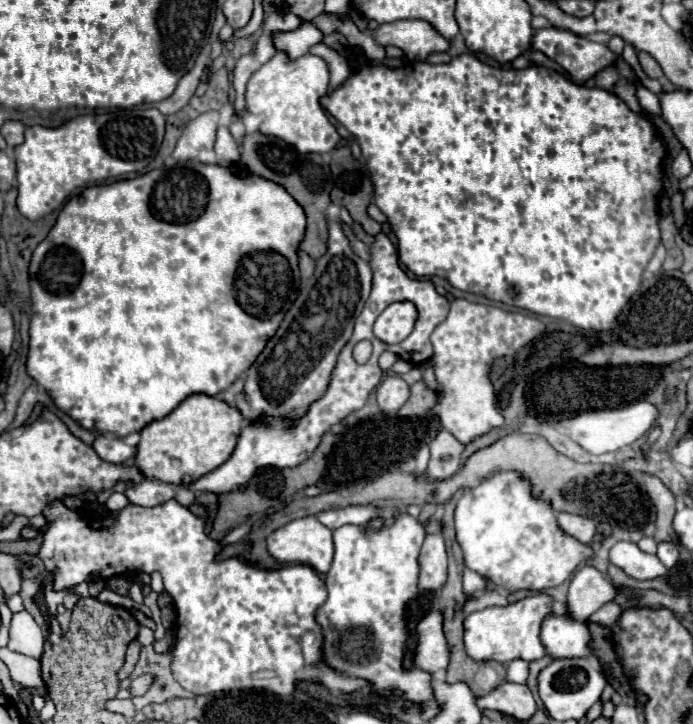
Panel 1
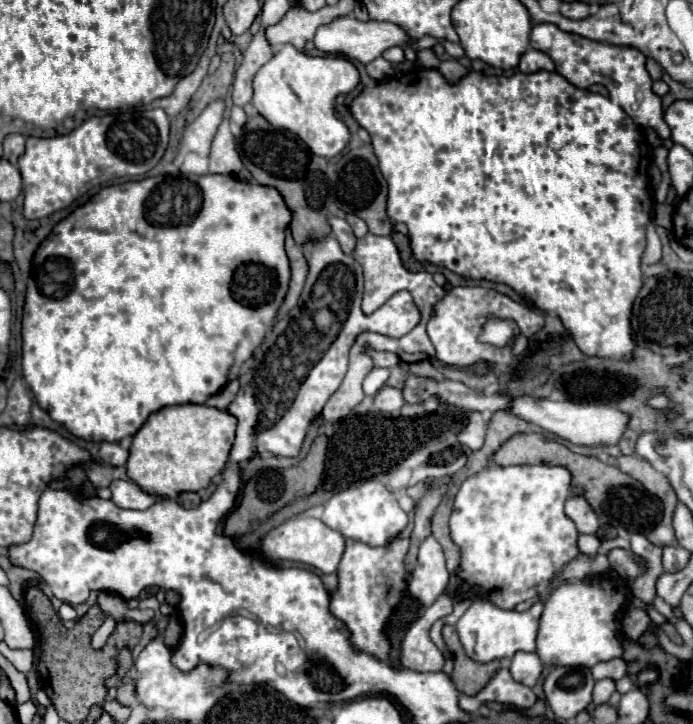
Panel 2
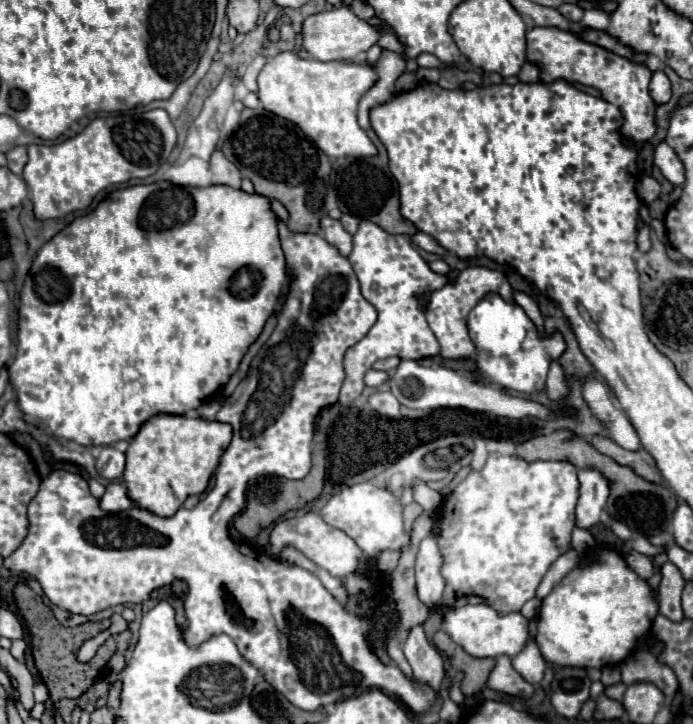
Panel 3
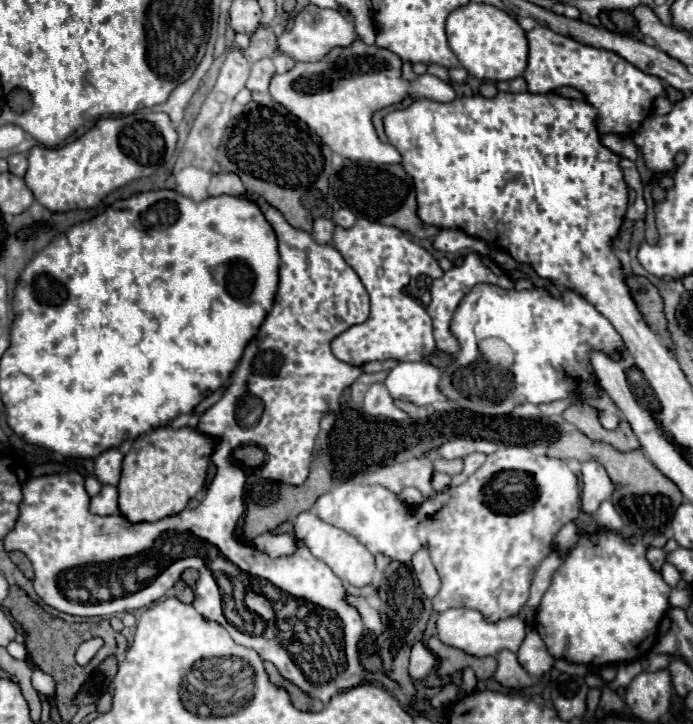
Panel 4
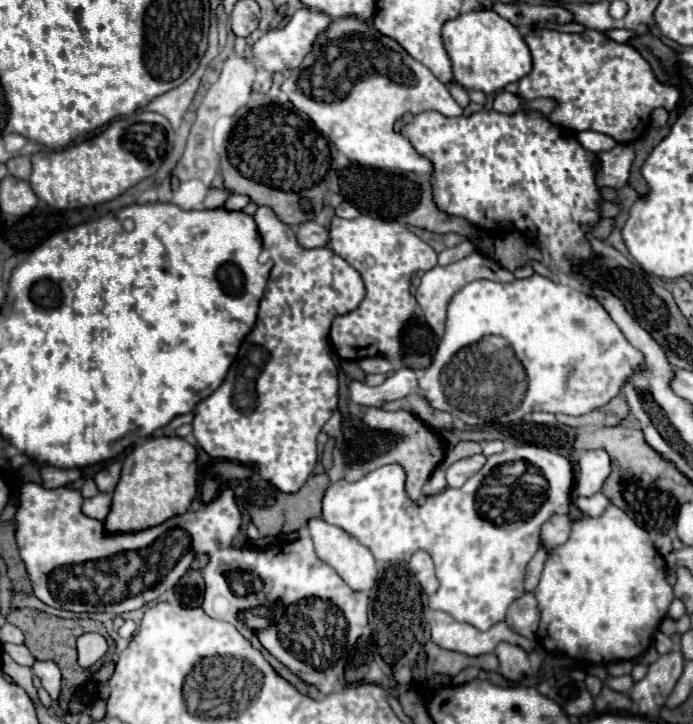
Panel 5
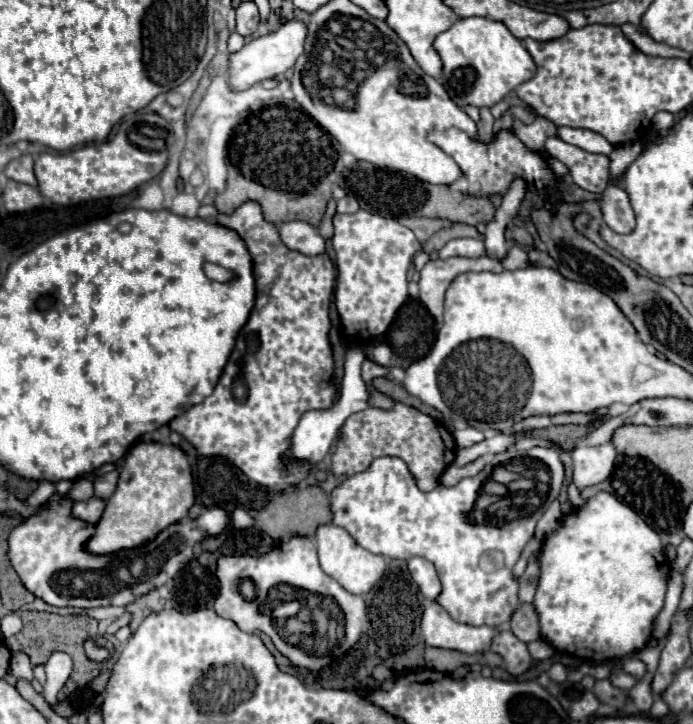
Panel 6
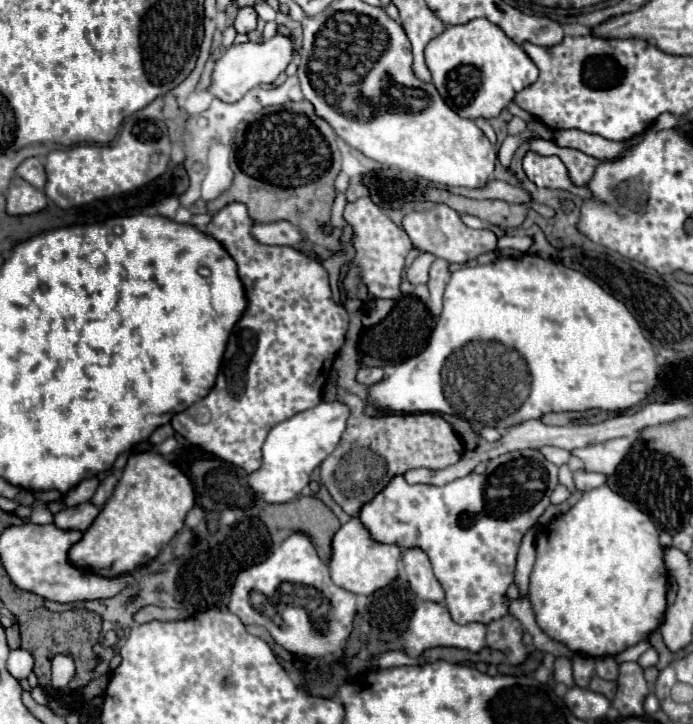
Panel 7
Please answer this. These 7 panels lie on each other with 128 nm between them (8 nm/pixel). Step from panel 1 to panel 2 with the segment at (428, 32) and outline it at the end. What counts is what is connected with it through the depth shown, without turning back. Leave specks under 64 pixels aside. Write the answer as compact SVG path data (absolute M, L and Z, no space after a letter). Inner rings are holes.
M338 18L328 26L320 26L316 36L314 36L314 44L318 50L324 52L332 52L332 54L344 54L348 58L356 58L362 64L370 64L372 60L376 60L378 56L382 56L384 50L392 48L392 46L408 46L414 40L410 38L410 34L392 22L360 22L356 18ZM424 48L424 50L416 50L416 64L424 66L424 68L438 68L440 58L436 56L436 52L432 48Z

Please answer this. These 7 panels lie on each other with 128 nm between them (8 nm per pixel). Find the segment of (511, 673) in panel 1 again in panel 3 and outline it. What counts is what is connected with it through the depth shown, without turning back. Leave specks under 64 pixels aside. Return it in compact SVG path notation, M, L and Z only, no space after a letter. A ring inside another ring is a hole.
M530 640L528 646L518 656L512 658L512 666L530 684L538 684L542 680L542 676L544 676L544 670L546 670L546 662L540 656L540 650L538 650L534 640Z

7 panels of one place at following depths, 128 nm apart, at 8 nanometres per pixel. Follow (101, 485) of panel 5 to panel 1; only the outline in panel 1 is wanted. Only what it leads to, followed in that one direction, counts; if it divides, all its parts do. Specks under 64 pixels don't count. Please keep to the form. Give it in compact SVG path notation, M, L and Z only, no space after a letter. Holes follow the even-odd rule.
M96 434L96 440L92 446L102 460L112 462L112 464L122 464L136 454L134 446L128 446L124 444L122 438L110 436L110 434Z

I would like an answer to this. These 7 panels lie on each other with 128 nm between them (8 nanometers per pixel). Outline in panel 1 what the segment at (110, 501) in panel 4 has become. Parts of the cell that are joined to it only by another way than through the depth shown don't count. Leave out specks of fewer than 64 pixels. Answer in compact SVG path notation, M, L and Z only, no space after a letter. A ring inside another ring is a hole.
M144 478L140 484L126 490L126 496L136 506L160 506L174 498L174 486L158 478Z

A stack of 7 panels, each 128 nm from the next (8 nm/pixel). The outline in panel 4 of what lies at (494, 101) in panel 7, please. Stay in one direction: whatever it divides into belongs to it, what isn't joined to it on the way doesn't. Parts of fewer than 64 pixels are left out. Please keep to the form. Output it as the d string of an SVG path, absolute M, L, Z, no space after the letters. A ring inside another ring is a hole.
M468 2L466 6L456 8L446 20L446 34L450 48L460 60L460 64L478 80L488 82L512 80L516 76L522 76L526 68L528 62L526 32L510 14L492 4Z

